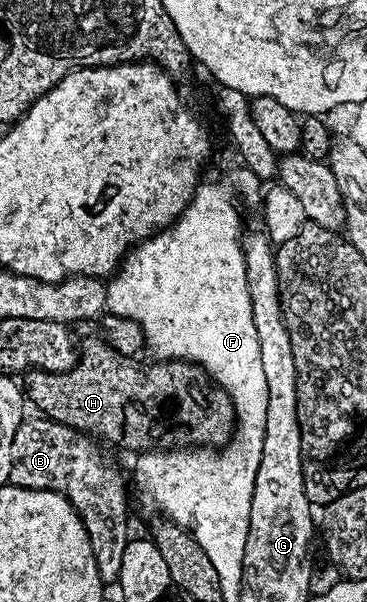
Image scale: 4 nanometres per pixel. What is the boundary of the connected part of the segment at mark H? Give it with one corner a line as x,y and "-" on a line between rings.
95,335
95,337
81,338
80,352
78,354
78,362
68,371
63,373
49,373
43,369
28,369
24,374
24,397
27,402
30,401
35,405
37,412
43,417
50,418
51,421
59,421
62,425
67,425
78,432
87,435
93,435
95,438
101,439
103,442
111,441
114,445
119,445
122,449
138,449
137,451
150,451
155,447
161,446
162,449
172,449
175,447
221,447
234,436
234,426
236,418
234,415
234,404
228,394
223,389
215,386
210,380
205,369
201,369
199,365
192,361
184,361
181,359
158,359
153,363
155,365
137,365
139,362
133,357
125,357
120,355
120,351
116,351
105,337

